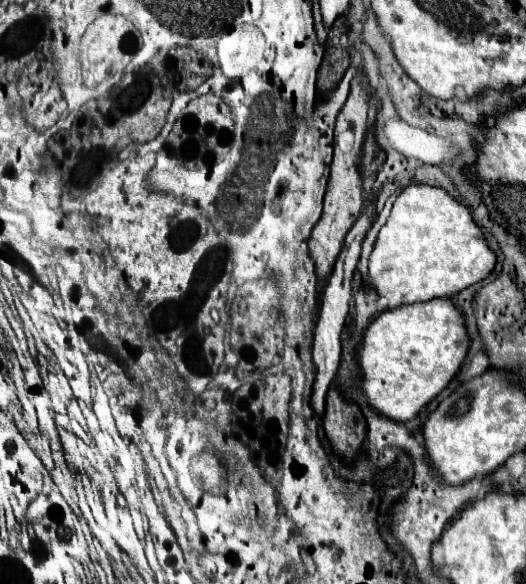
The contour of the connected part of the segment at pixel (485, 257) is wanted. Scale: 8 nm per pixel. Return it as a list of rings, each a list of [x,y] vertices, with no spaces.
[[[412,184],[398,194],[388,222],[378,232],[368,260],[368,282],[392,310],[402,304],[452,298],[486,278],[494,264],[496,256],[466,206],[442,188]]]

